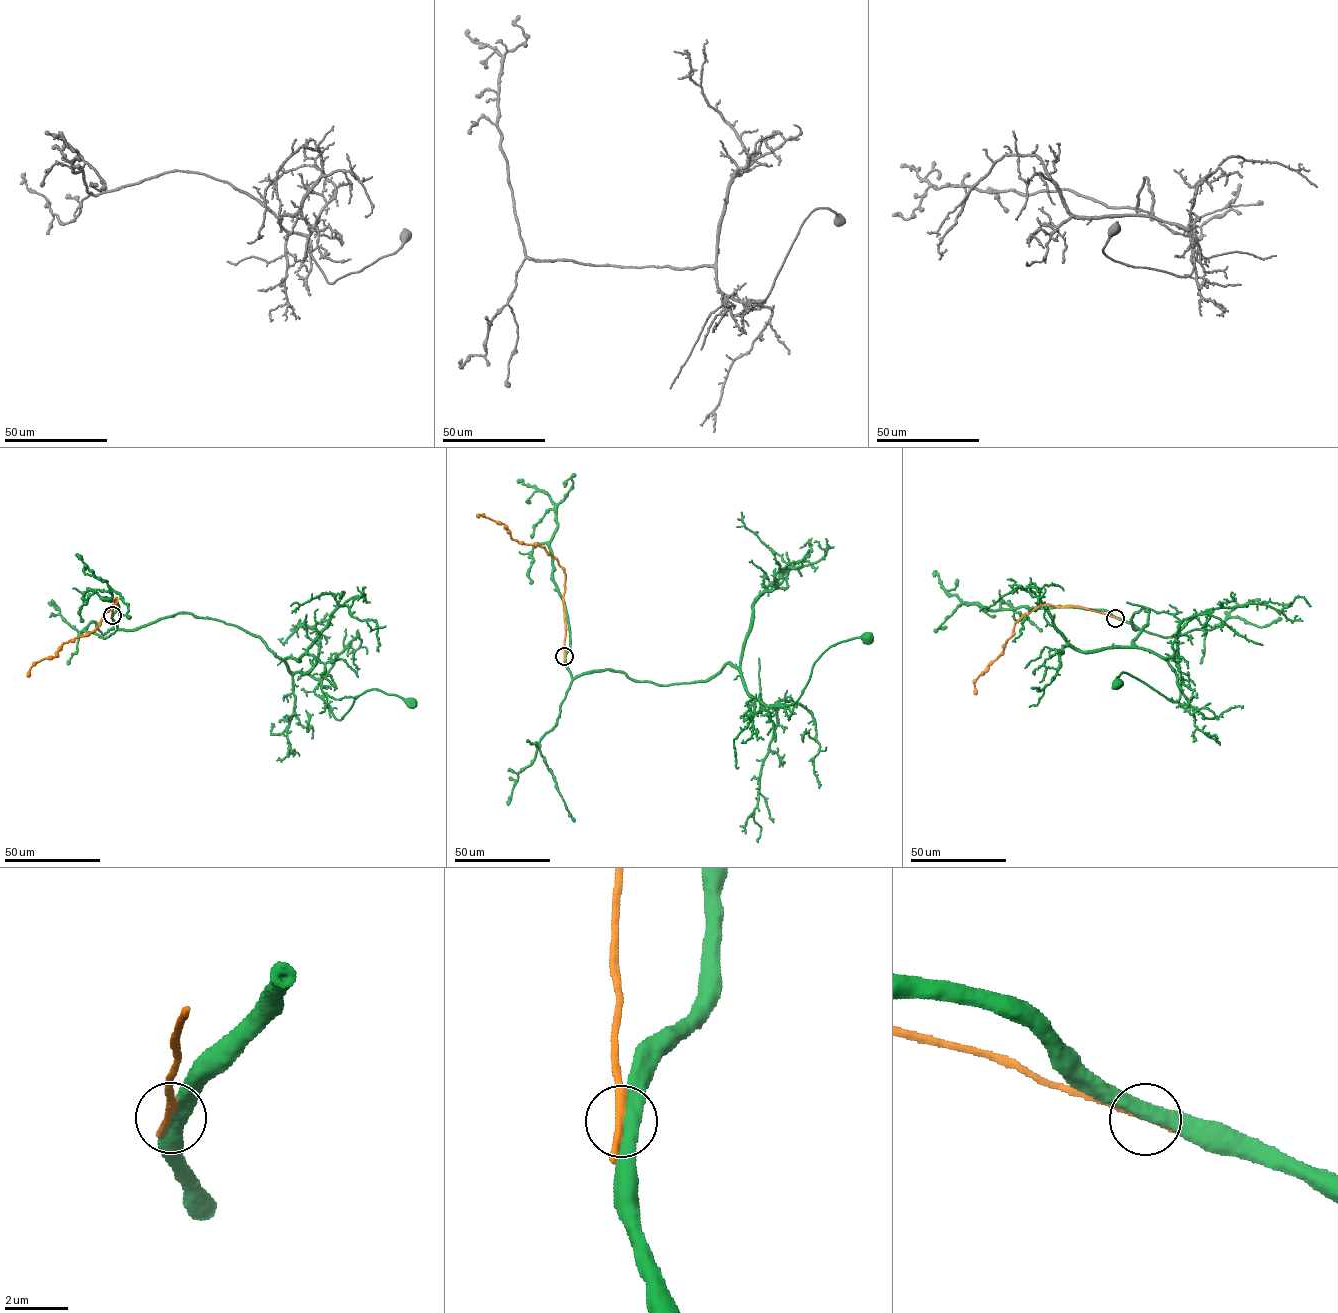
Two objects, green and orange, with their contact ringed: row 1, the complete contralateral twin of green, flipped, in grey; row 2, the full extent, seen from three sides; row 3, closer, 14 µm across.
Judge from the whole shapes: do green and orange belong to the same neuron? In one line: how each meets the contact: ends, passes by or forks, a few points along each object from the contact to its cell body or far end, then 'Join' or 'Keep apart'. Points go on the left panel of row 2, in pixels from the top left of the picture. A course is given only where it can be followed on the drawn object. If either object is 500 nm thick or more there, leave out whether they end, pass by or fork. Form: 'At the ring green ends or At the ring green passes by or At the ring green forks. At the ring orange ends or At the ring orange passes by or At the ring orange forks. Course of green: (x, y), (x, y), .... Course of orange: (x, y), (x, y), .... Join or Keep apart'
At the ring green passes by. At the ring orange passes by. Course of green: (112, 616), (128, 630), (179, 613), (235, 625), (319, 681), (315, 693), (338, 720), (368, 690), (410, 702). Course of orange: (112, 616), (116, 597), (117, 602), (94, 630), (64, 642), (54, 656), (36, 662), (27, 676). Keep apart

